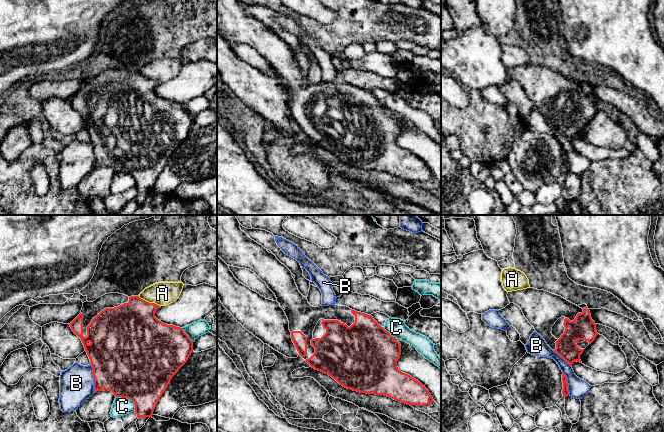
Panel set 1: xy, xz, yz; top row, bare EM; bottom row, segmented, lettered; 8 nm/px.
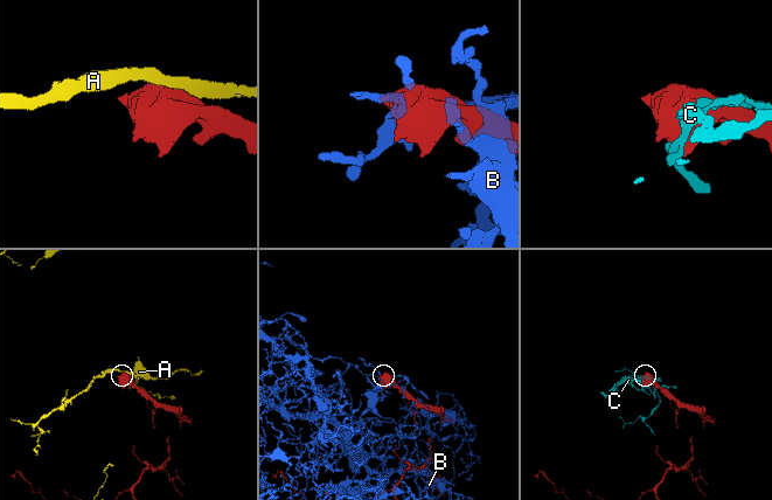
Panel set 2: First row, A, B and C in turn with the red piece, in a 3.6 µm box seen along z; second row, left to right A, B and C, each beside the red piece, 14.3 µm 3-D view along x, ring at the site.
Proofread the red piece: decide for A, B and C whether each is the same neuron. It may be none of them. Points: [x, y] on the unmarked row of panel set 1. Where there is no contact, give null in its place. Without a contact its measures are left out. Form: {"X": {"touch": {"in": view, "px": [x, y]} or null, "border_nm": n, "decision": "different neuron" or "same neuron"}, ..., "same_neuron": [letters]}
{"A": {"touch": {"in": "xy", "px": [148, 78]}, "border_nm": 190, "decision": "different neuron"}, "B": {"touch": {"in": "xy", "px": [94, 155]}, "border_nm": 220, "decision": "different neuron"}, "C": {"touch": {"in": "xy", "px": [129, 174]}, "border_nm": 200, "decision": "different neuron"}, "same_neuron": []}

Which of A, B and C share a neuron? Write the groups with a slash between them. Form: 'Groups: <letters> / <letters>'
Groups: A / B / C

